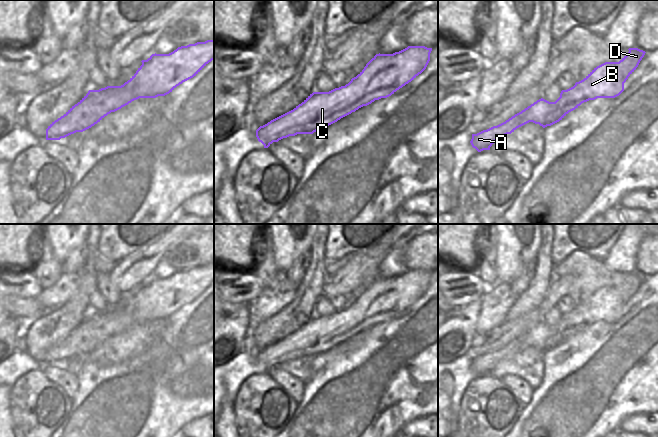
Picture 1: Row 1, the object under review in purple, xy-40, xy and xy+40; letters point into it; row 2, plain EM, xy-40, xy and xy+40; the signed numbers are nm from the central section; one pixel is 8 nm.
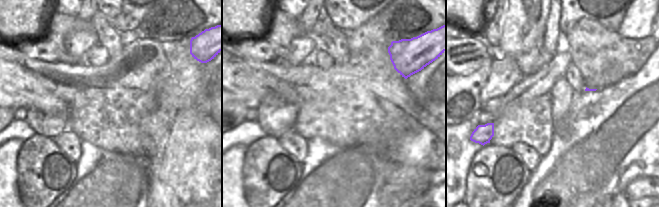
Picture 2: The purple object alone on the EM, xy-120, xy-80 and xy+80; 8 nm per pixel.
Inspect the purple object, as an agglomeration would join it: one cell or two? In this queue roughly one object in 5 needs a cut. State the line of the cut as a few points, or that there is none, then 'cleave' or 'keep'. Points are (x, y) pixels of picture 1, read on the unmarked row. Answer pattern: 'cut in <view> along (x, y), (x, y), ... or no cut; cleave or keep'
no cut; keep

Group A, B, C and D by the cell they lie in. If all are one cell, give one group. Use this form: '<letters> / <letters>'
A B C D

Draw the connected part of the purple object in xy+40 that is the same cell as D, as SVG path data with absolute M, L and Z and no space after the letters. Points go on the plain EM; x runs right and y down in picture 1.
M638 272L628 274L619 286L605 286L594 292L583 304L576 306L573 311L562 314L555 326L541 322L505 346L472 358L472 371L478 376L490 374L501 360L511 358L529 346L545 352L559 346L584 326L619 320L624 315L624 307L646 277Z

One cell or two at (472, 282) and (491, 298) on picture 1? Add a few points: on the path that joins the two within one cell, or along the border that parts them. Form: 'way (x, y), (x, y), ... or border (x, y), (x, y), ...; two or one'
border (488, 287), (481, 298); two

